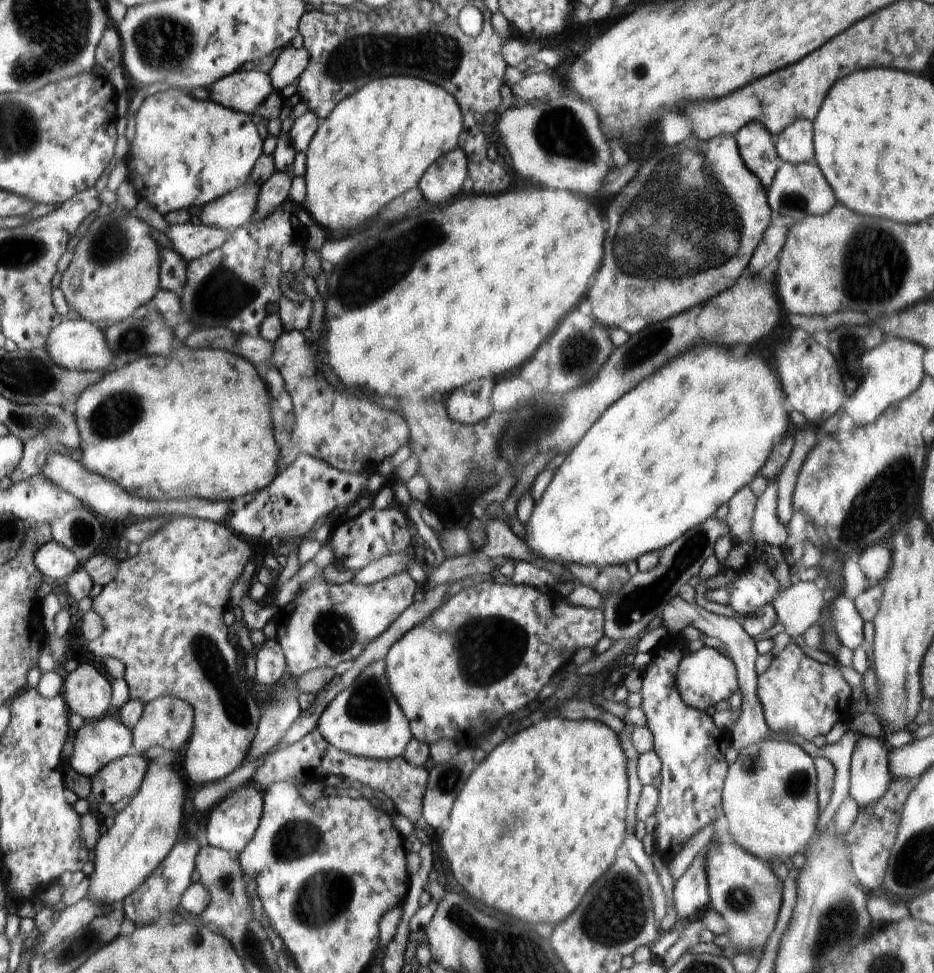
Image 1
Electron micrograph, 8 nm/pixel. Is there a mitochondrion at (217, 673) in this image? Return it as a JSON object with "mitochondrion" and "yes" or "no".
{"mitochondrion":"yes"}

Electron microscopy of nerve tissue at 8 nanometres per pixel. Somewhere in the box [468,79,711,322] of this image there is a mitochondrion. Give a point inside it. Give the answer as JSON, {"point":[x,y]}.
{"point":[560,132]}

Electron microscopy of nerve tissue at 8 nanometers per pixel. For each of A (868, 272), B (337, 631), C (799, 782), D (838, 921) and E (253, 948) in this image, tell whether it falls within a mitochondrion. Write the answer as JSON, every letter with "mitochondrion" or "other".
{"A":"mitochondrion","B":"mitochondrion","C":"mitochondrion","D":"mitochondrion","E":"mitochondrion"}

